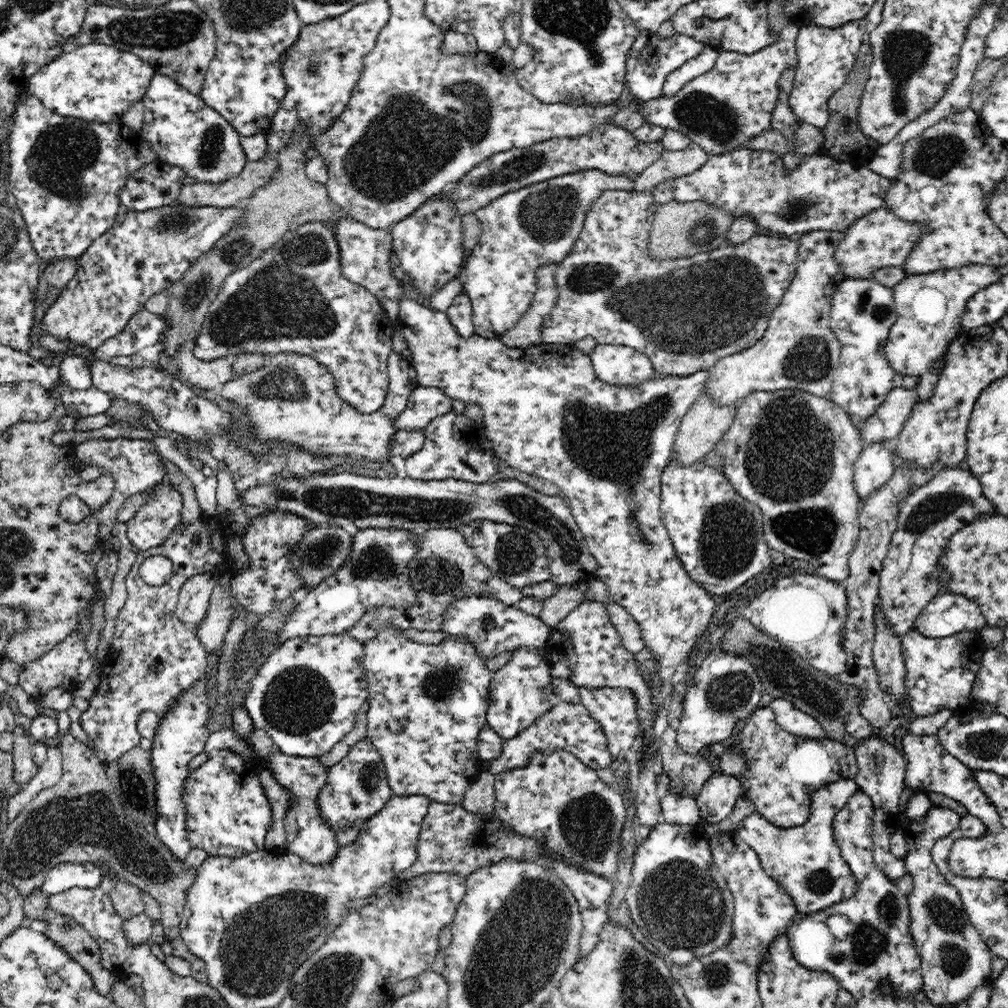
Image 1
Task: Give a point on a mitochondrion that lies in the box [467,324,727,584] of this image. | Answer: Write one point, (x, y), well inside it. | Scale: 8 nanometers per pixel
(615, 446)

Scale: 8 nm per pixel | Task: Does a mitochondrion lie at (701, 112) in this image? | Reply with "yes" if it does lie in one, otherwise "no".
yes

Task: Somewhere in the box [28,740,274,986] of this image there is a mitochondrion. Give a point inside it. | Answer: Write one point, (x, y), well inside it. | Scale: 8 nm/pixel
(131, 783)

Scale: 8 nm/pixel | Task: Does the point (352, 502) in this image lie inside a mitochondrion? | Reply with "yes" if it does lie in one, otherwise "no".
yes

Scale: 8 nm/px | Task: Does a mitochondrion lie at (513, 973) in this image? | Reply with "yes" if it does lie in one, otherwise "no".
yes

